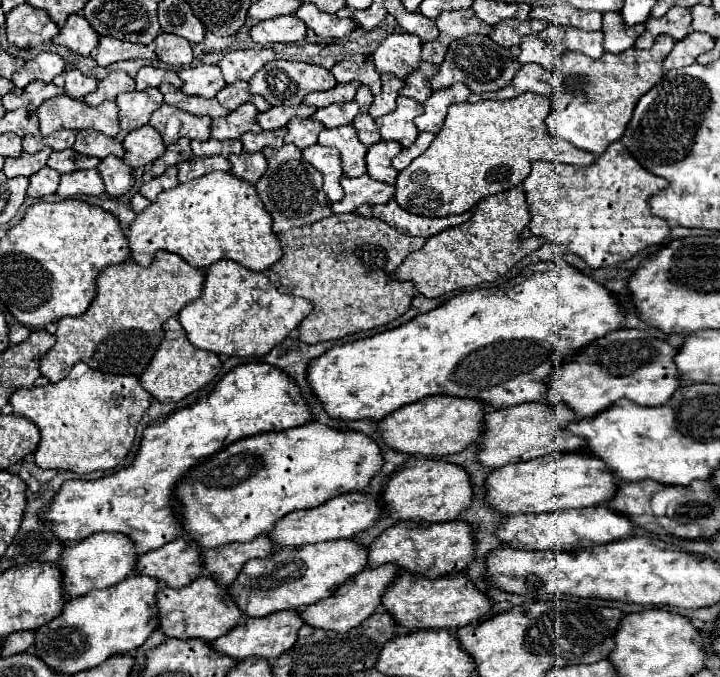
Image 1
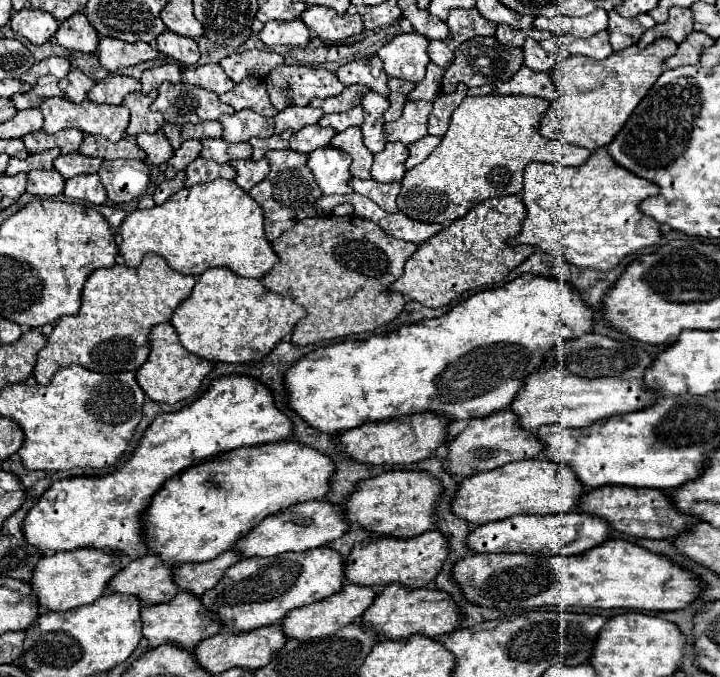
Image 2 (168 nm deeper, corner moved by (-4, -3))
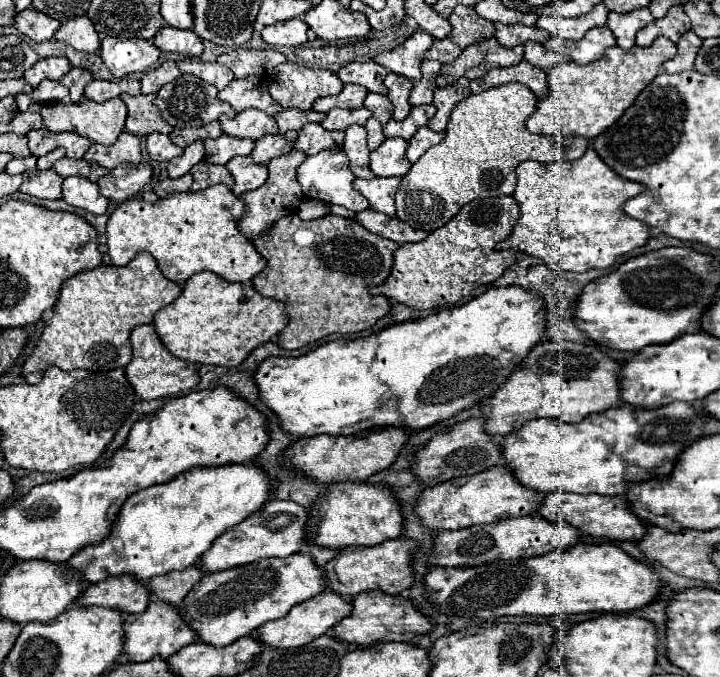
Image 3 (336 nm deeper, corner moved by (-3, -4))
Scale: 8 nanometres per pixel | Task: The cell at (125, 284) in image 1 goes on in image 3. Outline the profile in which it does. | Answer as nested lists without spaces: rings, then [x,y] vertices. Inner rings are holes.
[[[140,252],[132,262],[126,266],[98,266],[94,270],[80,272],[72,278],[68,278],[62,286],[60,298],[54,306],[52,318],[46,322],[44,332],[32,350],[32,354],[22,364],[22,376],[28,384],[38,384],[42,380],[42,372],[50,366],[58,366],[62,370],[114,370],[124,368],[132,358],[132,346],[130,346],[130,330],[140,324],[150,324],[154,314],[168,306],[174,298],[178,298],[182,288],[176,282],[170,282],[164,278],[164,274],[158,270],[154,258],[148,252]]]

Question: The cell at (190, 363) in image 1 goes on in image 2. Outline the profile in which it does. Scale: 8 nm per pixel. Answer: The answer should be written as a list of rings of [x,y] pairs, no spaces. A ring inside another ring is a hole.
[[[161,323],[161,325],[155,325],[151,331],[151,353],[149,353],[149,359],[145,361],[145,365],[137,371],[137,383],[141,385],[141,389],[145,391],[145,395],[151,401],[173,405],[177,401],[193,397],[199,391],[203,379],[211,371],[213,371],[211,361],[189,353],[179,343],[179,337],[177,337],[175,329],[171,327],[171,323]]]

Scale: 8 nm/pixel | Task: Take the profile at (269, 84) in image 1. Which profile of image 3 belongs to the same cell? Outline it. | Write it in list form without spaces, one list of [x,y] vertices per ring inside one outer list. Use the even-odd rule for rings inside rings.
[[[294,62],[276,66],[270,74],[270,94],[282,108],[312,108],[316,98],[340,94],[344,84],[330,70],[312,70]]]

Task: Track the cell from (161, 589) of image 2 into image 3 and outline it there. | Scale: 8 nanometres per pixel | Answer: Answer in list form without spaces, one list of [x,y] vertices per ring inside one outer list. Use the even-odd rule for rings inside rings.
[[[114,576],[98,584],[86,586],[84,594],[76,598],[78,606],[104,606],[116,608],[126,614],[140,614],[146,610],[150,600],[148,588],[136,582],[132,576]]]

